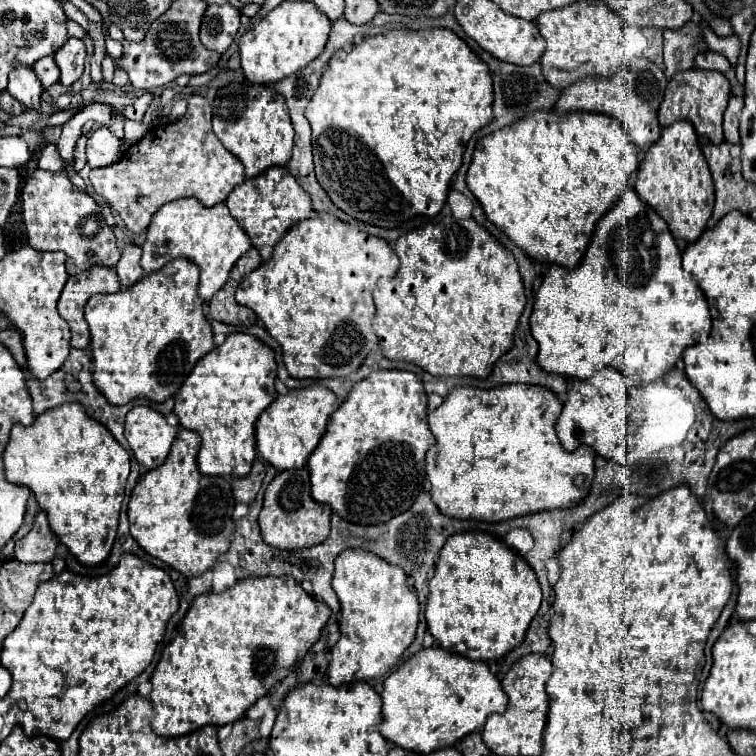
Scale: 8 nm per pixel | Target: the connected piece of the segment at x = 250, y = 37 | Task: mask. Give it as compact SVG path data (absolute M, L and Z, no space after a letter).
M282 1L282 5L240 37L240 61L246 81L250 85L270 85L306 67L324 51L330 27L328 17L324 17L312 1Z

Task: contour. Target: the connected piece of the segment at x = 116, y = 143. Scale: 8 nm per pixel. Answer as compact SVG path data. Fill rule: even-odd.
M98 127L88 137L88 165L90 167L108 167L120 159L122 141L112 135L108 127Z

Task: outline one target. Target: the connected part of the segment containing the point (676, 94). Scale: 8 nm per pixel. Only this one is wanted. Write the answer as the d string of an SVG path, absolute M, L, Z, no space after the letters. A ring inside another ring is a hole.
M694 67L688 71L680 71L668 81L664 101L658 109L660 127L668 127L674 121L684 119L696 127L696 133L700 137L706 137L710 143L722 143L724 141L722 117L728 105L728 97L730 97L730 83L722 73L694 69Z

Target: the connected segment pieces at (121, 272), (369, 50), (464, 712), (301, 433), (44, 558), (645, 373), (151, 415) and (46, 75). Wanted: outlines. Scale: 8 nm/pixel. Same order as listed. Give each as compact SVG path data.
M126 245L122 251L122 257L116 265L116 273L122 287L132 287L142 279L142 267L140 267L140 255L142 249L138 245Z
M450 29L390 31L384 35L364 39L360 45L354 45L352 51L348 51L348 53L342 49L330 59L330 65L324 71L320 85L318 85L314 97L310 99L308 107L306 107L306 119L312 125L312 151L314 151L316 177L318 177L318 183L322 185L322 189L334 201L334 205L338 209L342 209L344 213L348 213L350 217L354 217L356 221L376 225L376 227L384 227L384 229L396 229L416 215L436 217L442 211L442 207L446 203L446 195L448 195L452 175L462 165L462 155L464 155L466 143L470 141L470 137L478 129L482 129L484 125L488 125L494 119L494 113L492 113L492 77L490 77L488 65L484 61L480 61L472 53L472 49Z
M434 645L412 655L384 681L384 723L380 733L396 747L426 755L434 753L434 749L452 747L472 731L480 731L486 717L490 713L504 713L506 705L508 697L486 663L450 655Z
M322 385L292 389L286 395L278 395L276 401L272 401L256 421L256 451L258 451L258 455L280 471L304 467L310 453L316 449L318 441L324 435L330 415L338 407L340 407L338 397Z
M40 511L36 515L36 521L30 533L24 539L16 541L14 557L22 563L48 563L54 559L56 547L58 547L58 539L48 527L46 513Z
M628 185L624 195L620 197L620 201L598 221L596 225L596 231L592 235L592 241L588 245L588 251L584 255L584 259L580 261L580 265L576 269L564 269L564 267L558 267L558 265L552 265L544 279L542 279L542 285L536 293L536 301L534 301L534 311L532 311L532 317L530 317L530 329L532 329L532 337L538 341L538 365L542 365L542 369L546 369L548 373L558 373L562 377L572 377L572 379L588 379L596 373L596 369L602 369L602 367L614 367L618 369L624 377L638 377L647 382L656 381L656 379L662 379L670 369L674 369L676 361L682 357L684 349L690 347L690 345L696 345L702 337L708 337L710 335L710 327L712 327L712 321L710 321L710 311L708 311L708 301L702 293L702 289L698 287L698 283L694 281L692 275L686 275L682 271L682 257L680 257L680 249L676 247L676 241L666 225L666 221L662 217L656 215L654 209L650 209L648 205L644 205L634 187Z
M134 407L126 415L128 445L136 461L148 469L156 469L166 461L172 441L178 435L176 427L170 427L158 411L152 407Z
M50 55L50 57L42 57L42 61L38 61L38 63L34 65L34 71L36 71L36 75L40 77L42 87L50 87L50 85L56 83L58 77L60 77L60 69L58 69L58 65L56 65L56 61L54 61L52 55Z

